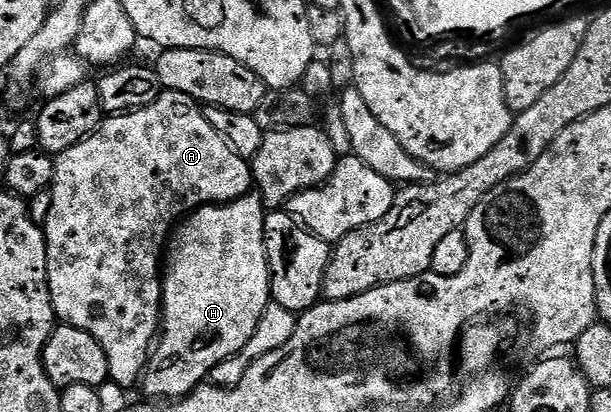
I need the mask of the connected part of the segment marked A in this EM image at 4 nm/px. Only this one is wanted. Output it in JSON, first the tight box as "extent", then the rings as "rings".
{"extent":[45,90,253,388],"rings":[[[163,90],[157,101],[145,108],[108,117],[95,133],[89,135],[85,140],[81,140],[81,144],[61,152],[55,158],[55,175],[50,188],[53,205],[49,208],[49,216],[45,223],[49,296],[53,300],[55,316],[60,323],[89,332],[89,336],[93,336],[93,340],[97,340],[97,344],[101,344],[101,348],[105,348],[105,356],[111,359],[114,382],[128,388],[134,387],[134,382],[136,385],[142,379],[147,359],[153,353],[163,316],[163,275],[161,271],[165,266],[165,251],[168,249],[169,239],[172,237],[173,227],[177,220],[186,218],[191,211],[200,210],[202,206],[222,206],[225,202],[232,202],[241,196],[252,193],[252,190],[253,179],[250,161],[237,156],[235,149],[213,129],[213,124],[209,124],[200,103],[193,101],[181,92],[173,92],[172,90]]]}

